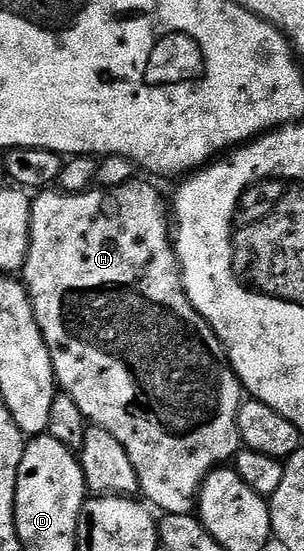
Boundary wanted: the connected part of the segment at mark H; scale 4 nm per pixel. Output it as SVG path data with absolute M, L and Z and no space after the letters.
M134 180L119 188L90 188L79 194L67 194L57 188L45 188L32 199L32 204L29 251L23 267L23 281L41 335L49 349L56 385L67 396L71 396L71 400L75 400L79 412L83 412L85 419L92 425L111 432L111 436L115 436L115 440L123 444L137 473L140 493L145 493L144 501L150 507L167 514L194 513L194 499L198 497L209 471L224 467L236 458L238 450L242 449L241 437L237 431L237 413L243 401L243 387L233 369L229 367L229 360L225 357L225 350L215 332L206 324L203 316L199 316L199 312L181 287L177 254L171 243L171 218L167 213L166 199L165 202L161 199L160 192L151 183Z

